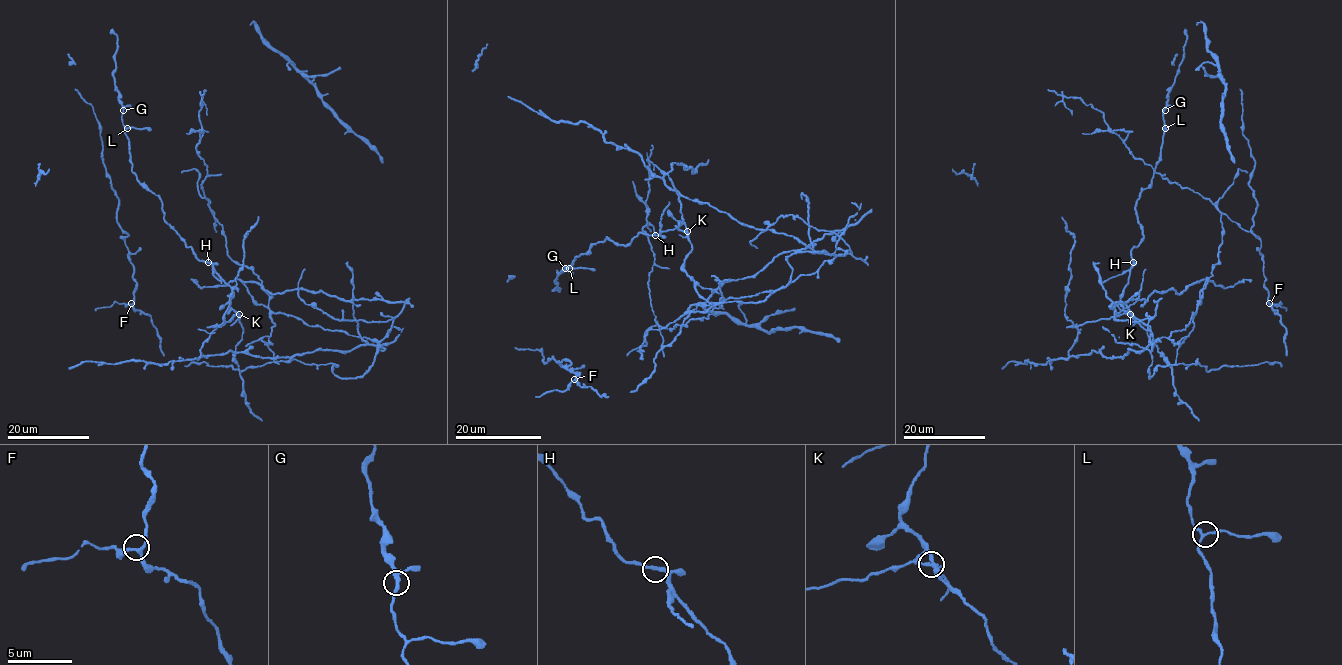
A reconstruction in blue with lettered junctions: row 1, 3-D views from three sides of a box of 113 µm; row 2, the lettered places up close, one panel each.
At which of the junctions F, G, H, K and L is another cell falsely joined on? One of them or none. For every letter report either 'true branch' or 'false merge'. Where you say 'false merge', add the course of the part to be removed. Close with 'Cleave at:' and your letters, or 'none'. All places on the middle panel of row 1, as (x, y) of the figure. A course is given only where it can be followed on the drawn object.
F: true branch
G: true branch
H: true branch
K: false merge; course (688, 232), (669, 177), (647, 166), (682, 195), (835, 257), (661, 327), (643, 228), (650, 161), (653, 170)
L: true branch
Cleave at: K

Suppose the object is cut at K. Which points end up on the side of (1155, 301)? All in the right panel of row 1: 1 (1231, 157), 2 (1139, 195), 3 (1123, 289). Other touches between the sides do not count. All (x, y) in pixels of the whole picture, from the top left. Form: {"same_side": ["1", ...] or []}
{"same_side": []}

